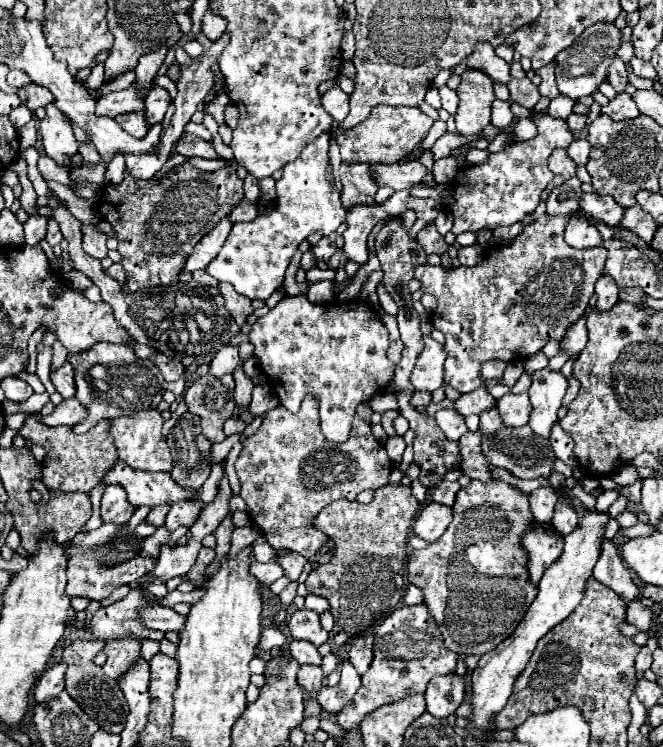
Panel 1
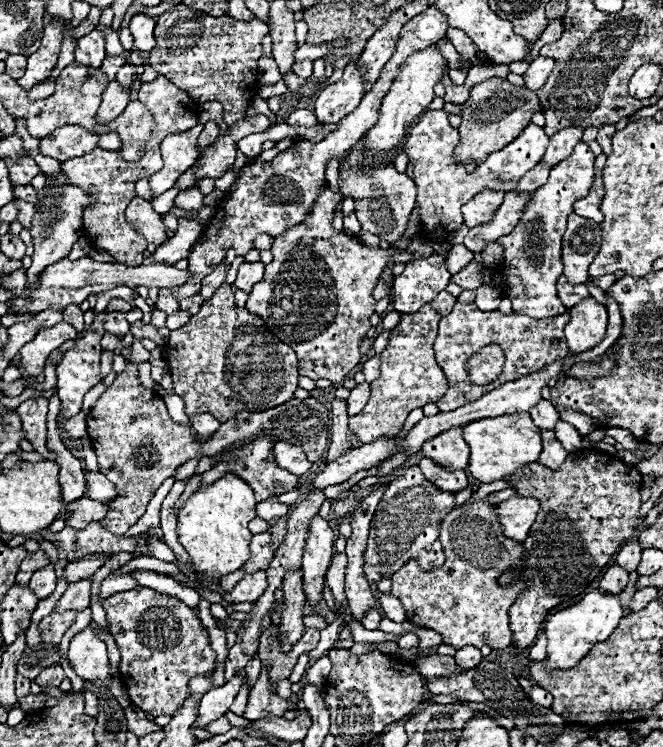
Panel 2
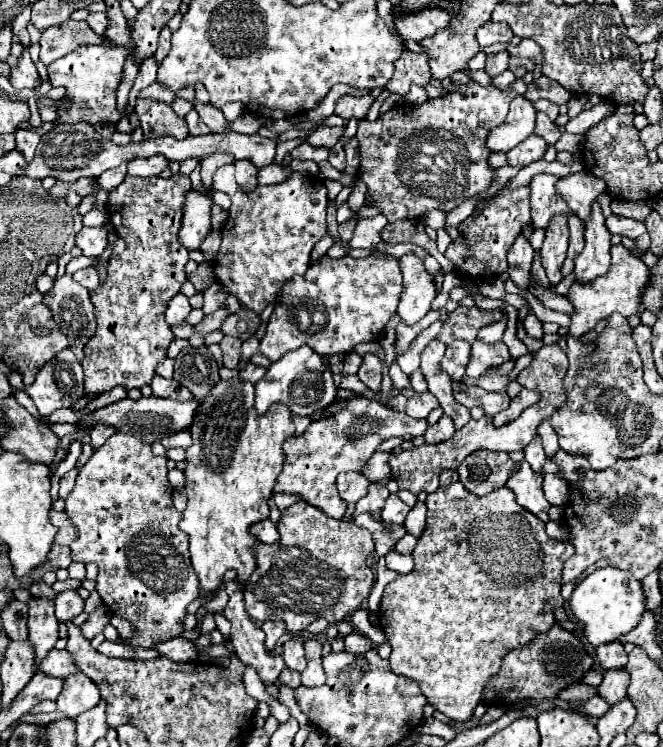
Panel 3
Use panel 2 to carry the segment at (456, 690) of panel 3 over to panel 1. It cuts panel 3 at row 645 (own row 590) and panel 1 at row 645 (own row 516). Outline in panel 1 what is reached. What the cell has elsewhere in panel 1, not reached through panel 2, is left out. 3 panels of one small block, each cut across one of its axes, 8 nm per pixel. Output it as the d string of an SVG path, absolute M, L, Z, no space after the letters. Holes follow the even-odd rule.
M470 480L468 486L458 490L452 512L454 518L440 540L408 556L408 582L422 590L428 614L436 620L448 650L458 656L484 656L516 630L536 598L538 588L530 582L528 552L522 546L522 536L532 530L536 520L530 512L528 496L504 480Z

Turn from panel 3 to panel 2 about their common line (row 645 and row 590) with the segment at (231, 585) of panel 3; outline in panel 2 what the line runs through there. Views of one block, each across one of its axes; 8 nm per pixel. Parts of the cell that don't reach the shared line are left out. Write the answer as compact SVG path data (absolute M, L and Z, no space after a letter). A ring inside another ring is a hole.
M260 570L260 572L254 572L254 574L248 574L244 580L240 580L234 590L230 592L230 598L232 602L254 602L262 596L264 588L266 588L266 572Z

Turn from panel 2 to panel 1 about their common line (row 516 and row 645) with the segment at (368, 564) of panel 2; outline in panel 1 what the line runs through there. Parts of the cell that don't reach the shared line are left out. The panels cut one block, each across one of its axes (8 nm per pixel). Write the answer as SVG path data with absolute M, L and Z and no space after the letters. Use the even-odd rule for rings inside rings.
M424 604L402 606L394 610L374 632L372 664L362 676L362 686L354 694L352 702L336 714L338 726L342 726L344 730L354 730L360 726L362 718L376 708L396 702L406 694L424 694L428 682L434 676L452 674L456 670L456 662L458 656L444 648L444 642L440 640L440 632L436 628L436 620L428 616L428 608L424 608Z

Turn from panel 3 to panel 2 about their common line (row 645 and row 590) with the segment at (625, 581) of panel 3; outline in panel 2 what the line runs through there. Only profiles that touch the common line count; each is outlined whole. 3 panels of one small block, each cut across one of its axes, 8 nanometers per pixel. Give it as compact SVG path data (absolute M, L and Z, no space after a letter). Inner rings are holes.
M598 588L590 590L574 606L552 614L544 624L544 632L548 638L548 668L572 668L574 664L578 664L588 654L592 644L602 642L612 634L612 630L620 622L620 616L624 616L620 596L604 594Z

